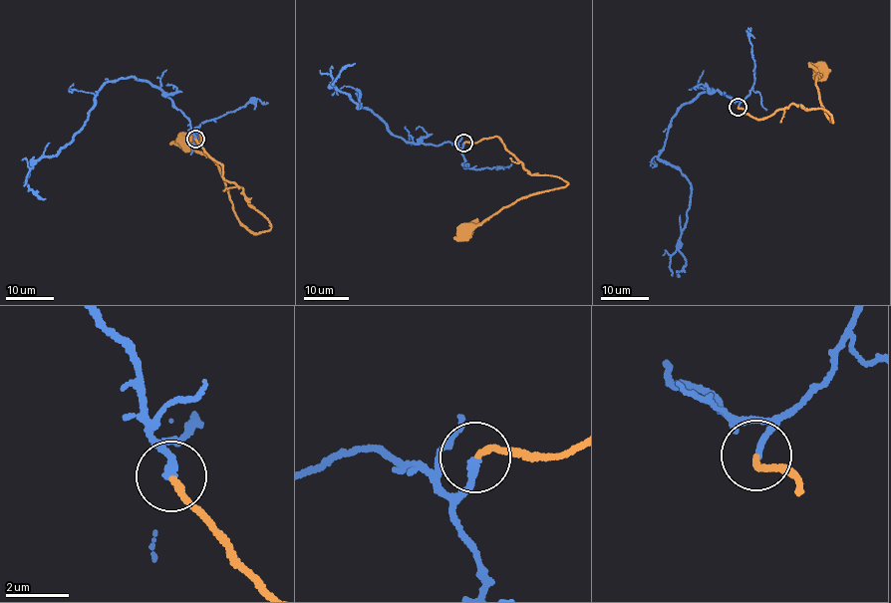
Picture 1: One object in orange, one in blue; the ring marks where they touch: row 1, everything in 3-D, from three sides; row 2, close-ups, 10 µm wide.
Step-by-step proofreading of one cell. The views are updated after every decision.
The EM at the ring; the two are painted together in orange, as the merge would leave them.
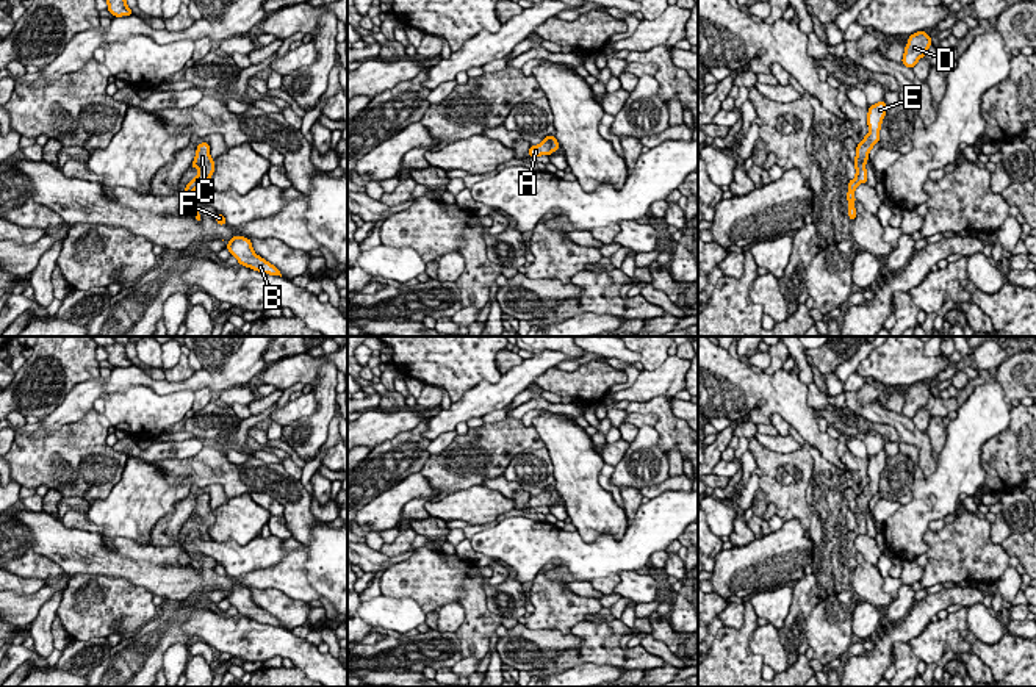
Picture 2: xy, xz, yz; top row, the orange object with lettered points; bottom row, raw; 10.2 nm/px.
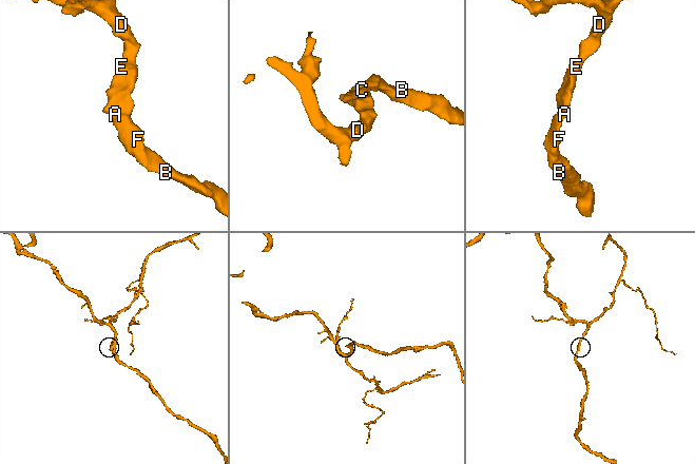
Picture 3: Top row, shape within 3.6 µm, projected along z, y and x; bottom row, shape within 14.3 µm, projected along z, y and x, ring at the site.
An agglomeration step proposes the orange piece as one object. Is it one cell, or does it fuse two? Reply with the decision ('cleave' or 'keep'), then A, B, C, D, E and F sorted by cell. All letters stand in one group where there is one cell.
keep; groups A B C D E F

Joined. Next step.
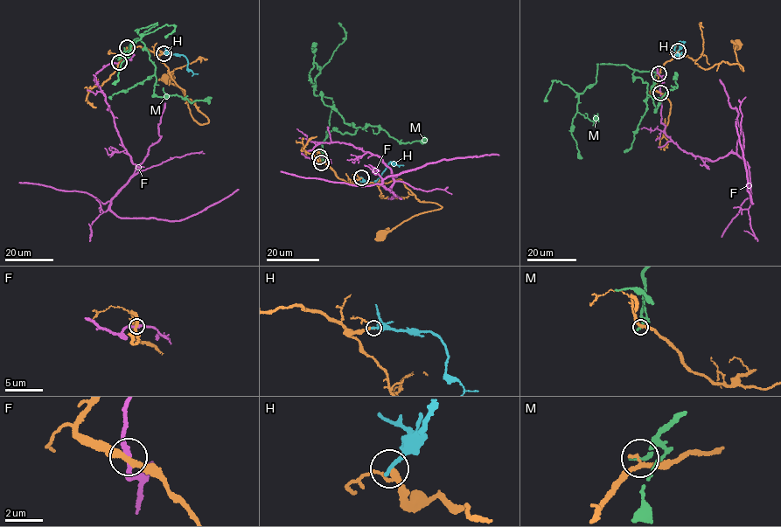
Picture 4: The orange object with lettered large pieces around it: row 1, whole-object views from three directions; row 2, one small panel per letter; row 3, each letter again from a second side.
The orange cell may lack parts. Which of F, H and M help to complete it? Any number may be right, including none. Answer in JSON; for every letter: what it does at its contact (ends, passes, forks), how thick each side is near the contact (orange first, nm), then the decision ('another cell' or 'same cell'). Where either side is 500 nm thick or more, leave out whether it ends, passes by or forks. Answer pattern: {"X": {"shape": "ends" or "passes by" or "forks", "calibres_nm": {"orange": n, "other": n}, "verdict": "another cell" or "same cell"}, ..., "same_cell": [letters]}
{"F": {"shape": "passes by", "calibres_nm": {"orange": 280, "other": 200}, "verdict": "another cell"}, "H": {"shape": "ends", "calibres_nm": {"orange": 200, "other": 220}, "verdict": "another cell"}, "M": {"shape": "ends", "calibres_nm": {"orange": 240, "other": 240}, "verdict": "another cell"}, "same_cell": []}

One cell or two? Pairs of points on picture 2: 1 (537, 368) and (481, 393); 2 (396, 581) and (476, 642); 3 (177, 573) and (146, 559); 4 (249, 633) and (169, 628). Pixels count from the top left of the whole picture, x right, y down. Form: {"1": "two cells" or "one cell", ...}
{"1": "one cell", "2": "one cell", "3": "one cell", "4": "two cells"}

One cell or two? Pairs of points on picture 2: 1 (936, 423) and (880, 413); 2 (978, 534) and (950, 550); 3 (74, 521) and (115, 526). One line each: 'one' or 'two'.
1: two
2: one
3: two

